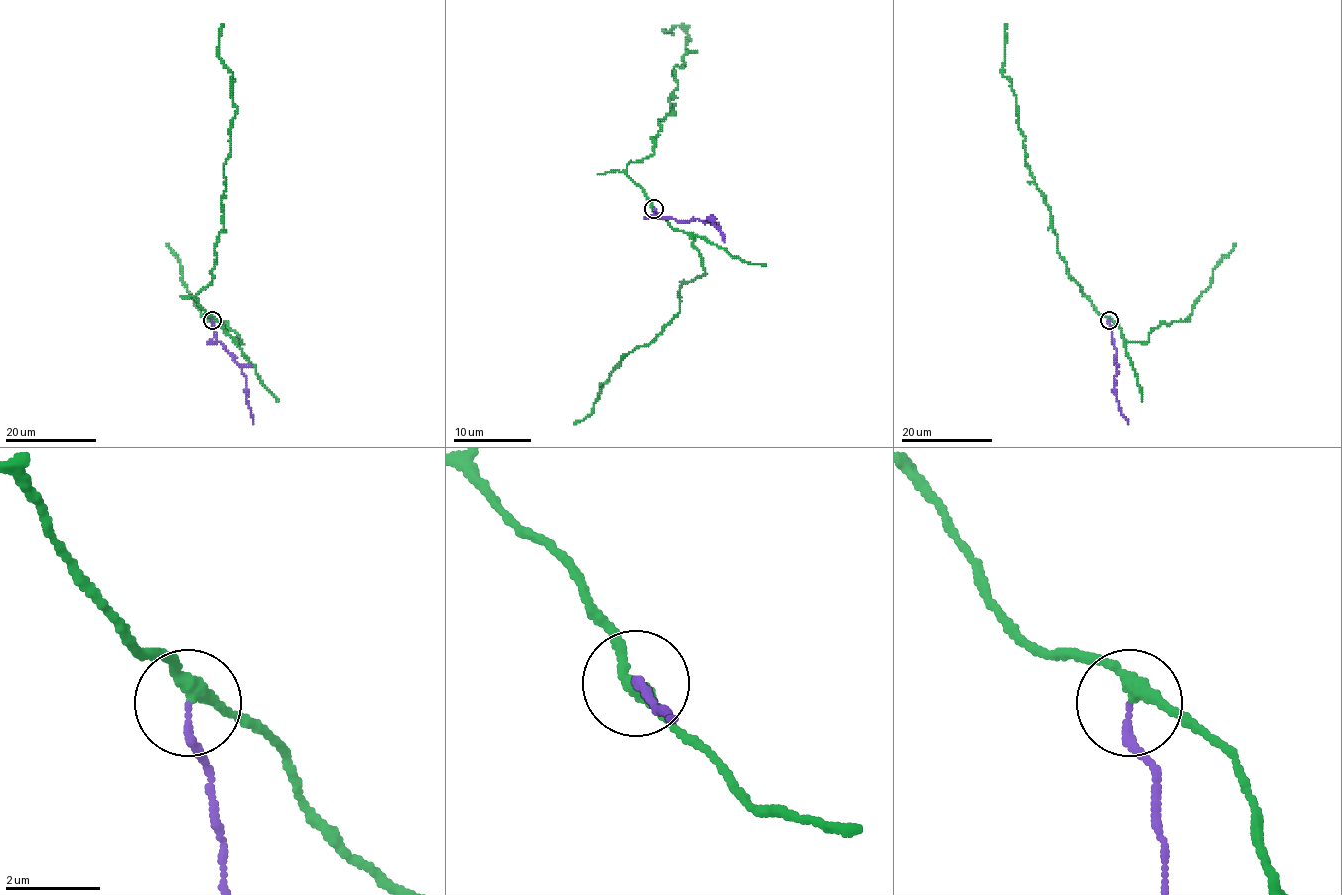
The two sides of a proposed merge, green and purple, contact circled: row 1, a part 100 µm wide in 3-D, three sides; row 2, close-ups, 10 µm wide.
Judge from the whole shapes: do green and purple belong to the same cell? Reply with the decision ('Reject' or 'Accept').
Reject

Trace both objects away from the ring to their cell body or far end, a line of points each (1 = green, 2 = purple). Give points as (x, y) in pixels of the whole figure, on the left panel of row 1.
1: (212, 319), (196, 294), (212, 282), (236, 107), (232, 75), (218, 55), (224, 23)
2: (212, 319), (216, 340), (231, 354), (247, 378), (248, 407), (254, 423)

